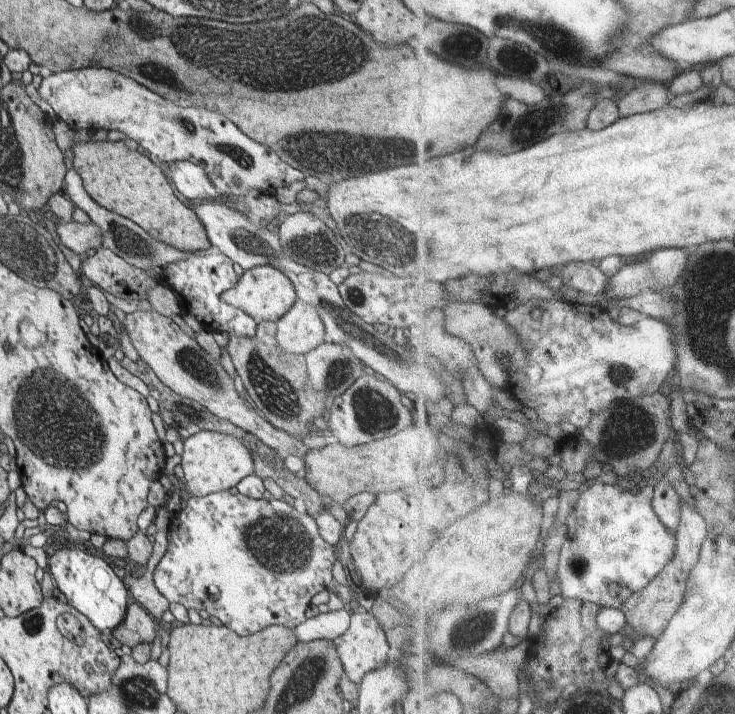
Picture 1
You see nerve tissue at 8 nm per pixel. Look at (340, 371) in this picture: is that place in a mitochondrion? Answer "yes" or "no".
yes

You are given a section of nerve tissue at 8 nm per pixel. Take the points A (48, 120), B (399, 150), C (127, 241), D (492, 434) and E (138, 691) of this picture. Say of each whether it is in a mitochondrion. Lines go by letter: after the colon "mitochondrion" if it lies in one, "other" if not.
A: other
B: mitochondrion
C: mitochondrion
D: other
E: mitochondrion

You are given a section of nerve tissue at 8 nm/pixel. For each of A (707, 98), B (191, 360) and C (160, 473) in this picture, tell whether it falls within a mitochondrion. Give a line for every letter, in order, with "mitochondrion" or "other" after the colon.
A: other
B: mitochondrion
C: other

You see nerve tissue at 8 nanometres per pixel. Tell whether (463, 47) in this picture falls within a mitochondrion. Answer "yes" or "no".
no

